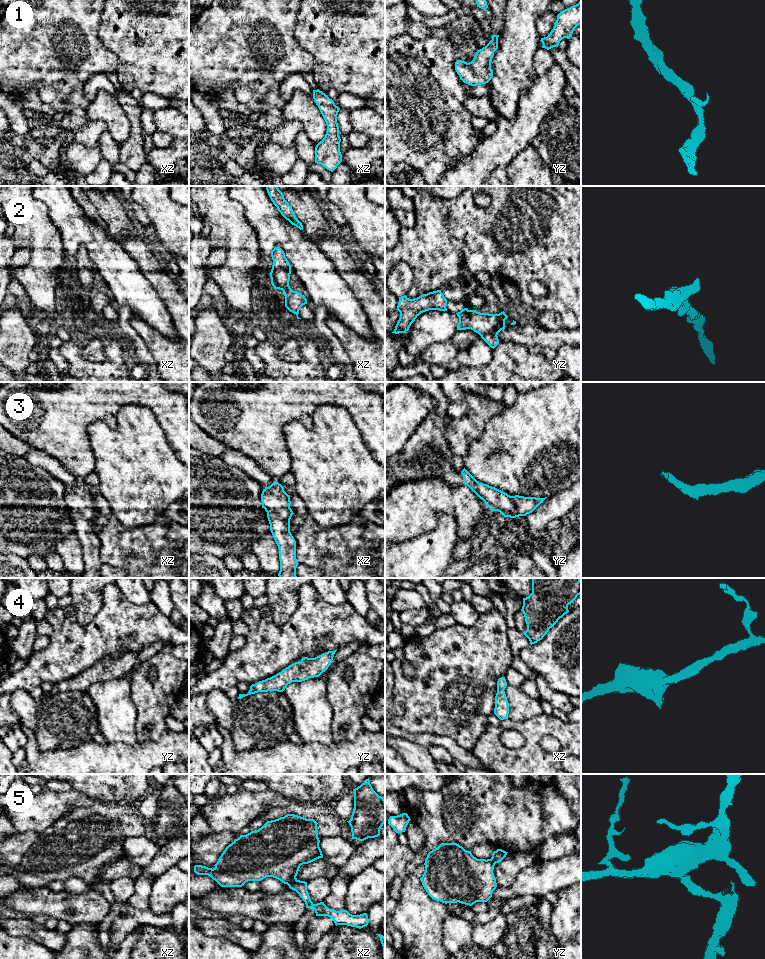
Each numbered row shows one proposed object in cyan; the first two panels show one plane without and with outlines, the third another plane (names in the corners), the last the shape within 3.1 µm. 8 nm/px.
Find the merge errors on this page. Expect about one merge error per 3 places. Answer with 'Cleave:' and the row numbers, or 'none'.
Cleave: 5

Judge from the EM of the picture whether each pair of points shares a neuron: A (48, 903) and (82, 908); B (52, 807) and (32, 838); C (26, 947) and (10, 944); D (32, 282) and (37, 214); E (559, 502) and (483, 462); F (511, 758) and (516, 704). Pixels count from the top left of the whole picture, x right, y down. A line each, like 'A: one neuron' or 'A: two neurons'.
A: one neuron
B: two neurons
C: one neuron
D: one neuron
E: two neurons
F: two neurons

